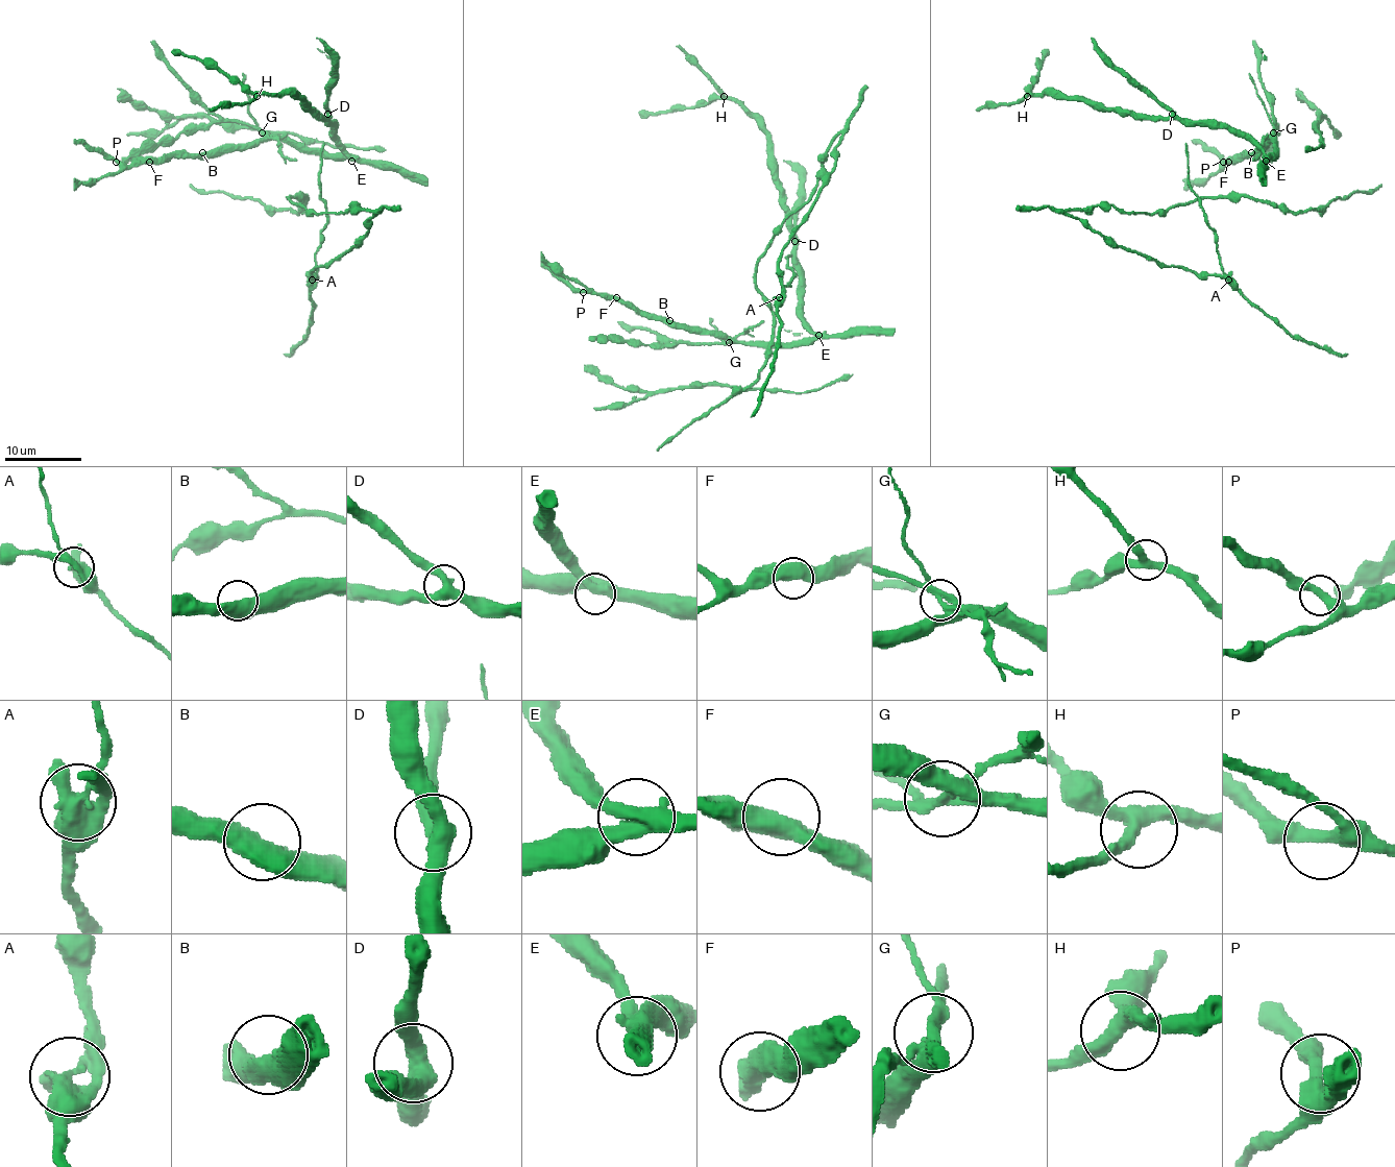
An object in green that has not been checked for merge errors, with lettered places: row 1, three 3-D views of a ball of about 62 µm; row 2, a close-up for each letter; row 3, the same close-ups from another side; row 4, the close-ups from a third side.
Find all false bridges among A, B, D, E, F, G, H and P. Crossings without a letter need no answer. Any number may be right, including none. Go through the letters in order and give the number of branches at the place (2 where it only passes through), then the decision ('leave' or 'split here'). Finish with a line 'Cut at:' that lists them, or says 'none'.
A: 3 branches meet; split here
B: 2 branches meet; leave
D: 3 branches meet; leave
E: 3 branches meet; leave
F: 2 branches meet; leave
G: 3 branches meet; split here
H: 3 branches meet; leave
P: 2 branches meet; leave
Cut at: A, G

